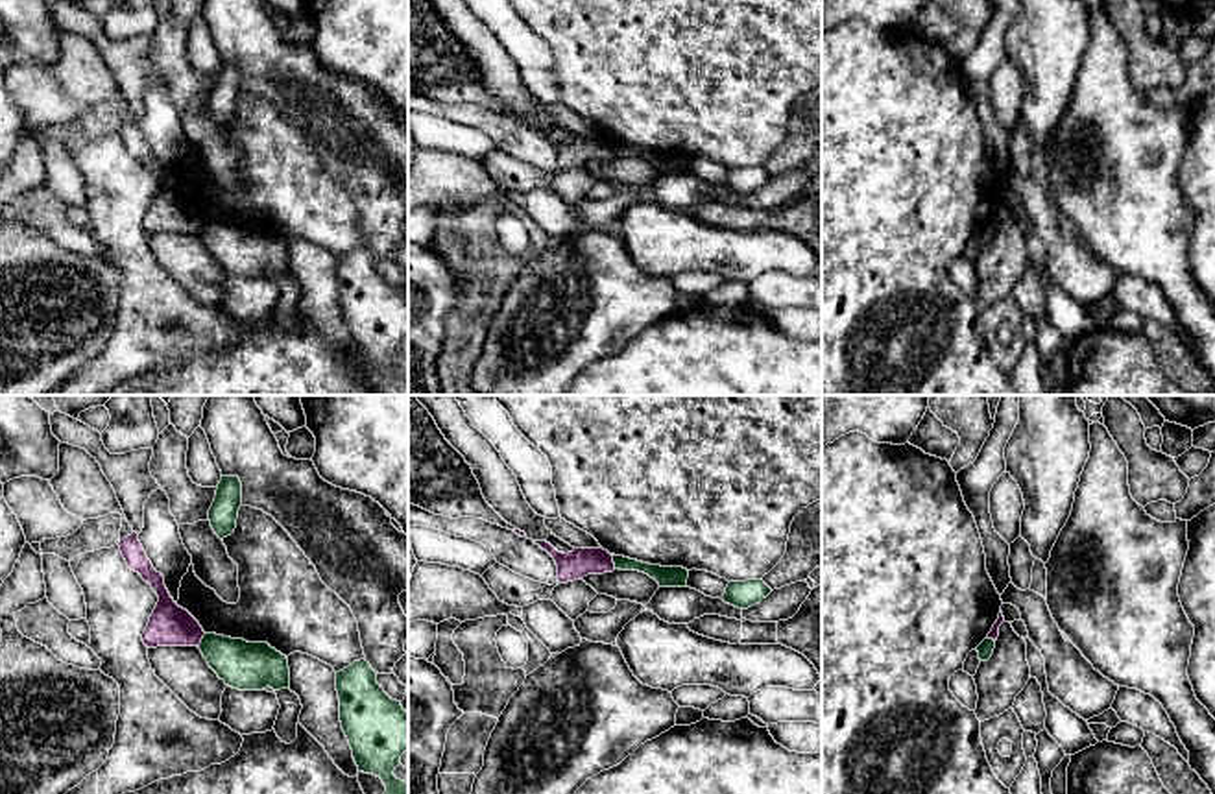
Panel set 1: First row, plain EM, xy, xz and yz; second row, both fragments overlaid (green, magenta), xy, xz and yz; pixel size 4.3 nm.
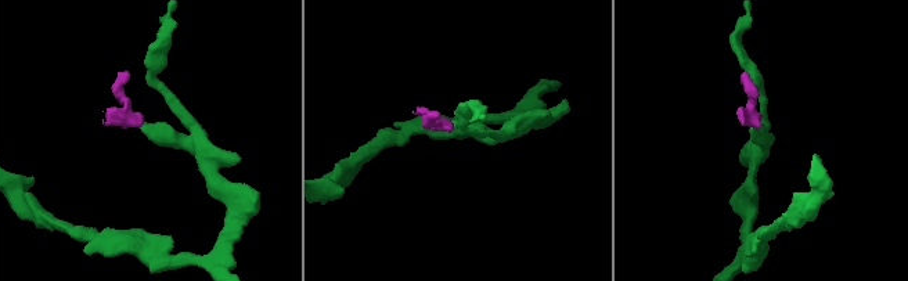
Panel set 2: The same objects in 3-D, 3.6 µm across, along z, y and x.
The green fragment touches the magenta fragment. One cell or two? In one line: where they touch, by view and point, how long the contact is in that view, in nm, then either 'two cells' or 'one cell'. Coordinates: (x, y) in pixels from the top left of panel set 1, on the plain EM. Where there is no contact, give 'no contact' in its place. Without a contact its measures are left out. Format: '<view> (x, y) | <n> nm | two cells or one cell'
xz (613, 148) | 70 nm | two cells

